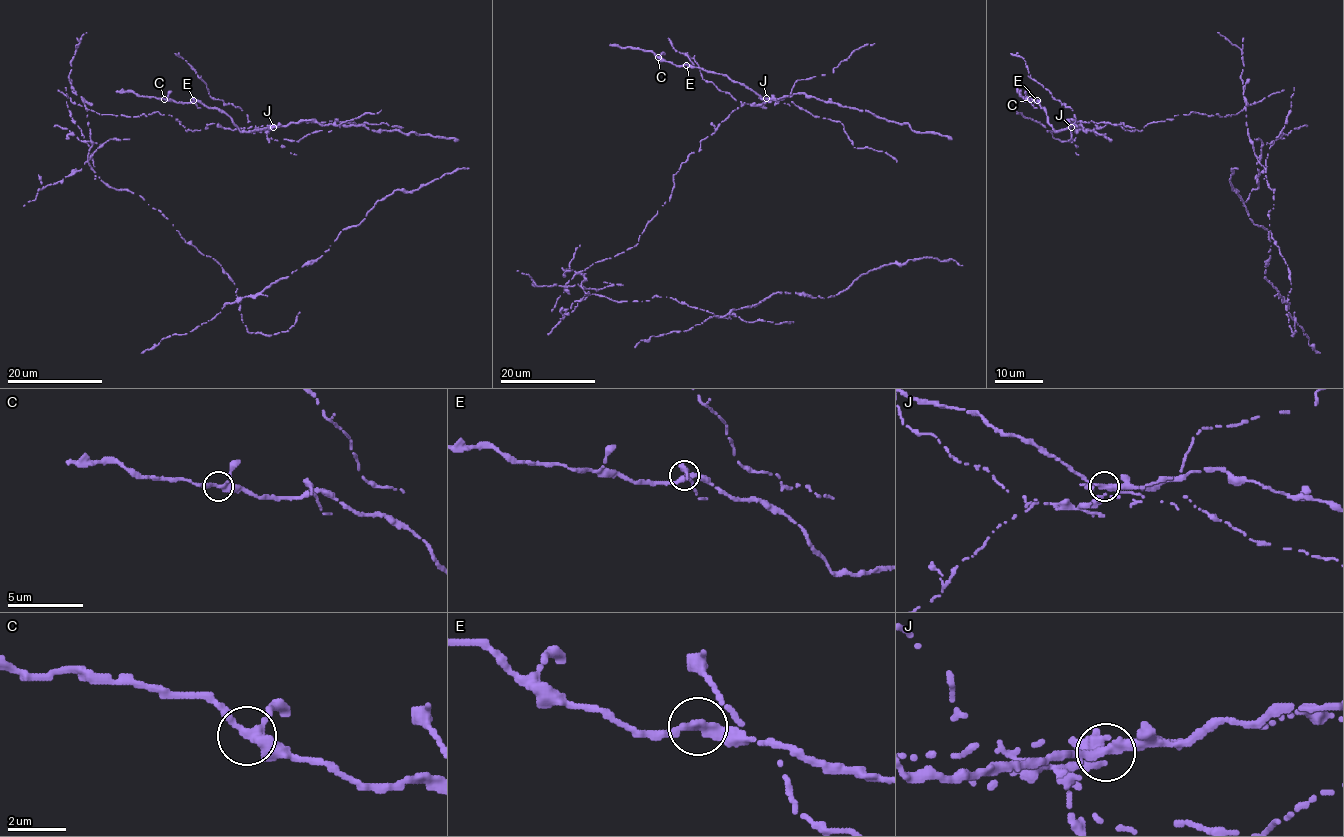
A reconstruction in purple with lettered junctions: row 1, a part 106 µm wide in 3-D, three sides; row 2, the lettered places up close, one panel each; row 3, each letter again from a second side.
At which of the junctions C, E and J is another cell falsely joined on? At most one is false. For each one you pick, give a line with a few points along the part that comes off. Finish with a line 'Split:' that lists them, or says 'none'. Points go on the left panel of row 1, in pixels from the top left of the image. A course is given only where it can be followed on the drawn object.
J: course (273, 128), (88, 108), (88, 158), (220, 265), (236, 300), (312, 264), (395, 190), (469, 168)
Split: J

